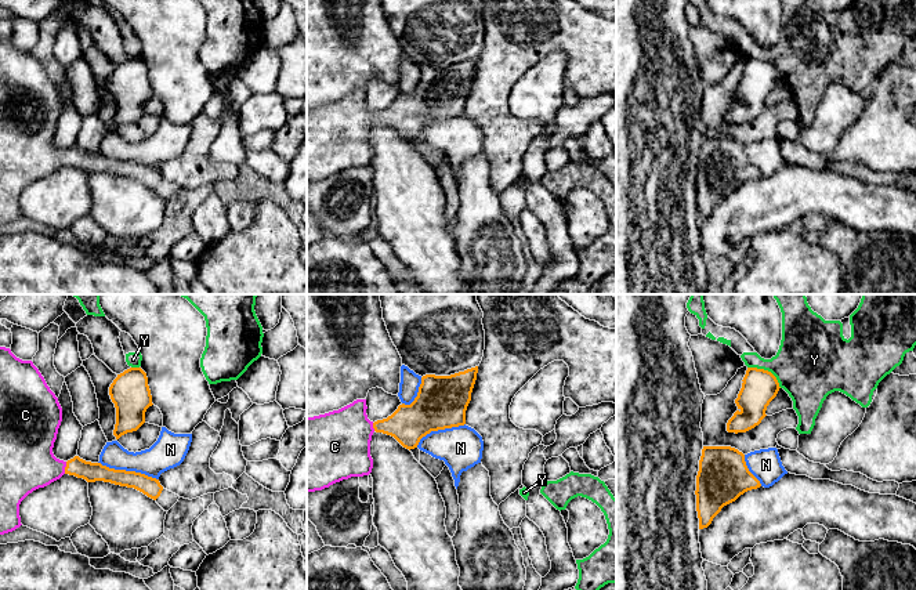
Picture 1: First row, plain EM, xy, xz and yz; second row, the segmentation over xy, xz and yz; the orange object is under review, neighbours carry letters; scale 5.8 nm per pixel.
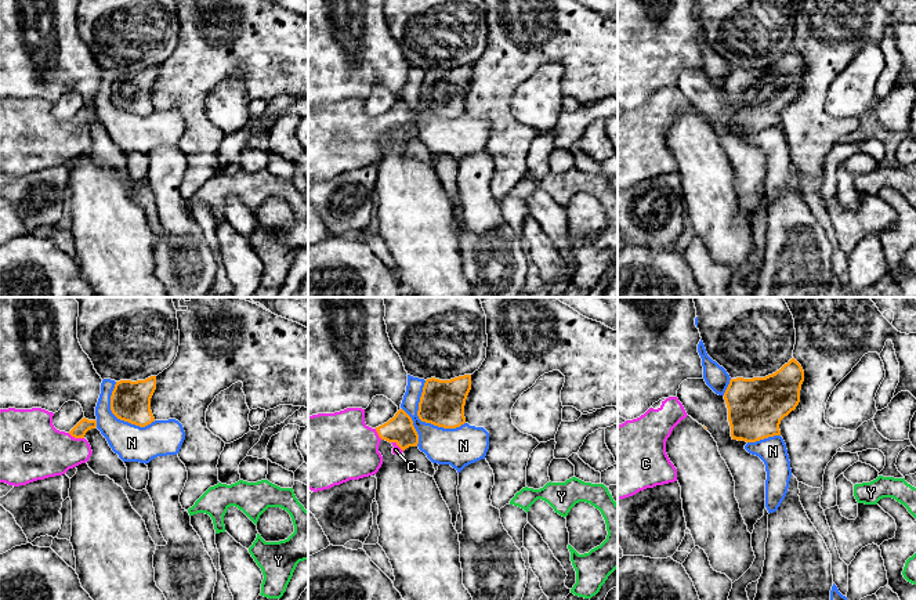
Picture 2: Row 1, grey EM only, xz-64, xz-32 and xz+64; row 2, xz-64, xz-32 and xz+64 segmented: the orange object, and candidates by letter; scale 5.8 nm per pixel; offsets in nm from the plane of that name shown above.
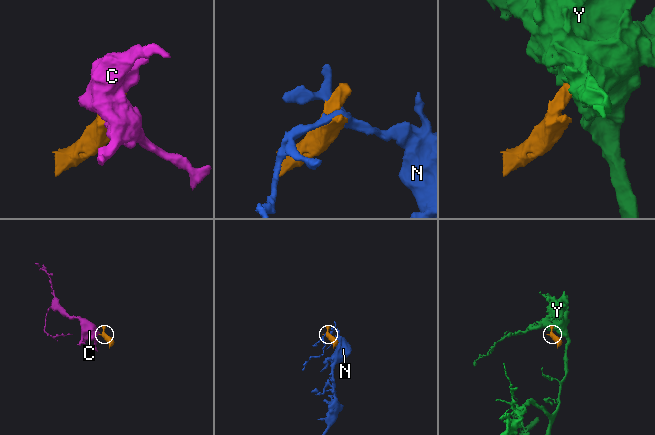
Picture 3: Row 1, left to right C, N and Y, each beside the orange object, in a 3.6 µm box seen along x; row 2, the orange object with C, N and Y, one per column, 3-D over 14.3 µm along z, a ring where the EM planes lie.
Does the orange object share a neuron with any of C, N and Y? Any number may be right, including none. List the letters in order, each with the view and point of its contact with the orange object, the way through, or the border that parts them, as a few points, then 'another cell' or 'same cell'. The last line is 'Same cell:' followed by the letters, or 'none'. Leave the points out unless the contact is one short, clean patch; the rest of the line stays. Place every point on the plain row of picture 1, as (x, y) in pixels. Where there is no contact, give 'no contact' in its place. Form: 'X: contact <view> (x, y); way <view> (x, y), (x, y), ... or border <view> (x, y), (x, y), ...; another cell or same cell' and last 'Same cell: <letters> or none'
C: contact xy (65, 158); way xy (90, 162), (79, 158), (65, 158), (36, 158), (26, 152); same cell
N: contact xy (129, 162); another cell
Y: contact yz (767, 61); border yz (748, 57), (767, 60), (781, 78); another cell
Same cell: C

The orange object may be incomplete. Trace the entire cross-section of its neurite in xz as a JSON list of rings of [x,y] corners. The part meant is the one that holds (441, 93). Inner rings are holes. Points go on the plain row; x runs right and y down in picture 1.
[[[478,57],[450,66],[426,65],[410,95],[402,94],[391,106],[374,113],[368,109],[366,90],[307,106],[307,182],[369,166],[374,122],[394,127],[410,141],[431,122],[464,116],[477,64]]]

